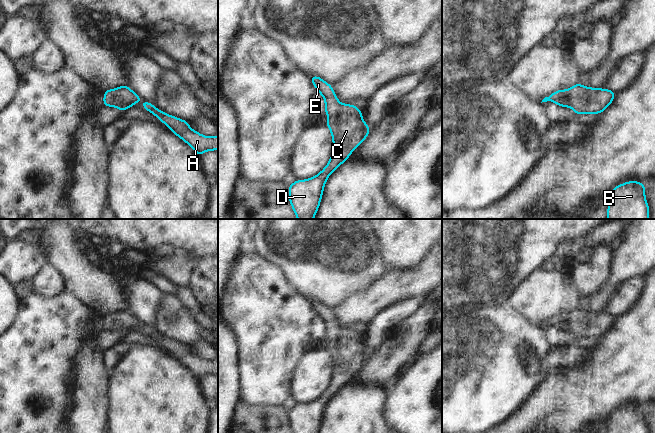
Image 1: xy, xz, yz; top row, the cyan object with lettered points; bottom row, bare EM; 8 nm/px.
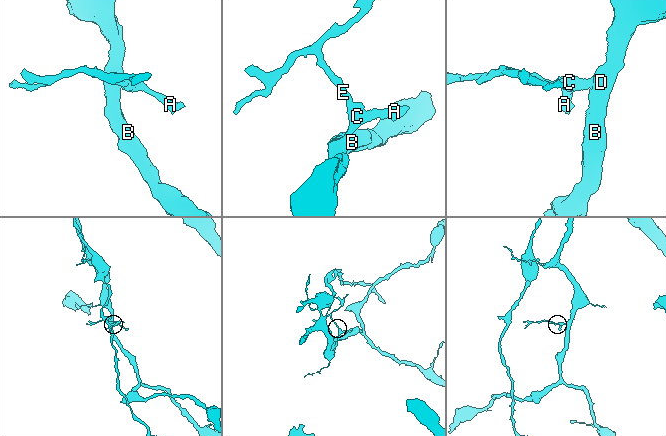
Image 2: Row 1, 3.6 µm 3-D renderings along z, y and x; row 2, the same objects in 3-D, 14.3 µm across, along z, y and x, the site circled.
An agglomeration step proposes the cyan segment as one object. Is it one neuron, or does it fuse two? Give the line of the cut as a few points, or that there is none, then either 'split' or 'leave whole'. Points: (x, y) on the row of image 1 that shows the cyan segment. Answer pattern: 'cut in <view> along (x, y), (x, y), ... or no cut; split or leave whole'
no cut; leave whole

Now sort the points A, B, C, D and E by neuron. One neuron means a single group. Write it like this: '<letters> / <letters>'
A B C D E

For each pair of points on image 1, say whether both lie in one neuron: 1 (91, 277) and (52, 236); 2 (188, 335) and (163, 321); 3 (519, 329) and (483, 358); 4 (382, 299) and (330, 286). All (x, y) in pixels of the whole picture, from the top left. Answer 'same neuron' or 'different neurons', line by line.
1: same neuron
2: same neuron
3: same neuron
4: different neurons

